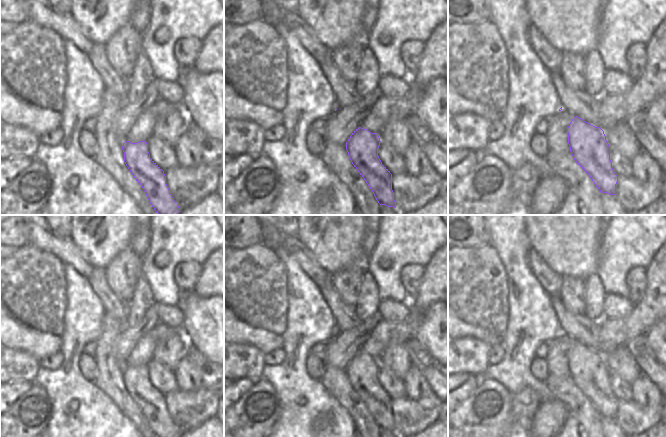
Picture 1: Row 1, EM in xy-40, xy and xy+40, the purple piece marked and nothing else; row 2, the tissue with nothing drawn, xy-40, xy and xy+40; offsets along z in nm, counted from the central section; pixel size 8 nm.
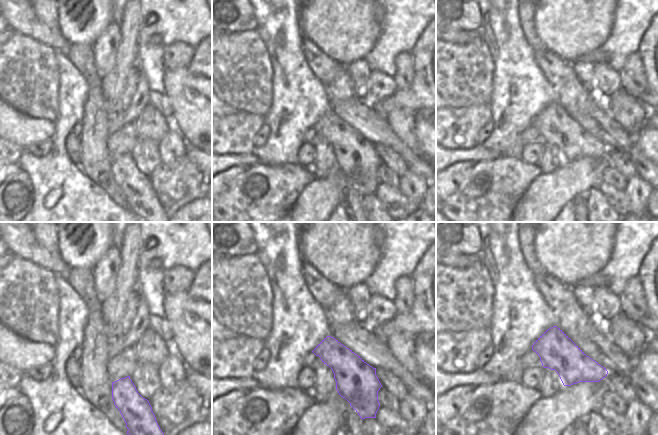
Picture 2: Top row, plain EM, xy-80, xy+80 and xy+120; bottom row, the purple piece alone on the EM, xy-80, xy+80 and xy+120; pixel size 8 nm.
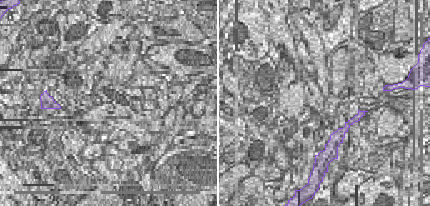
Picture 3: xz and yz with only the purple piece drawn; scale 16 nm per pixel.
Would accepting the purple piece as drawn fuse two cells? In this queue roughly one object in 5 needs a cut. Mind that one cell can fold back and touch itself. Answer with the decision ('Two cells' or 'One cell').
One cell

